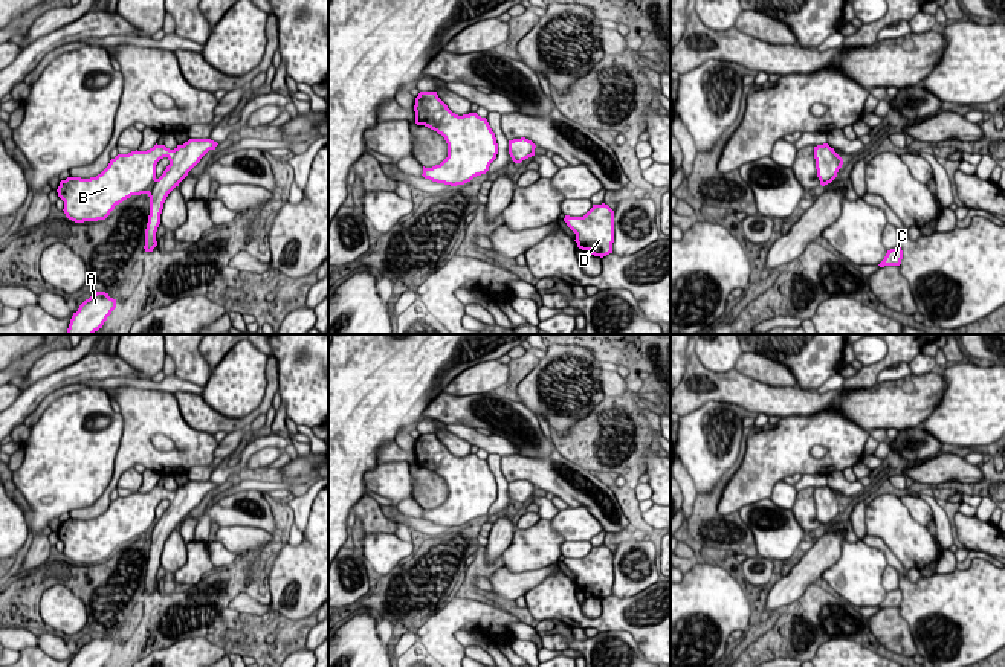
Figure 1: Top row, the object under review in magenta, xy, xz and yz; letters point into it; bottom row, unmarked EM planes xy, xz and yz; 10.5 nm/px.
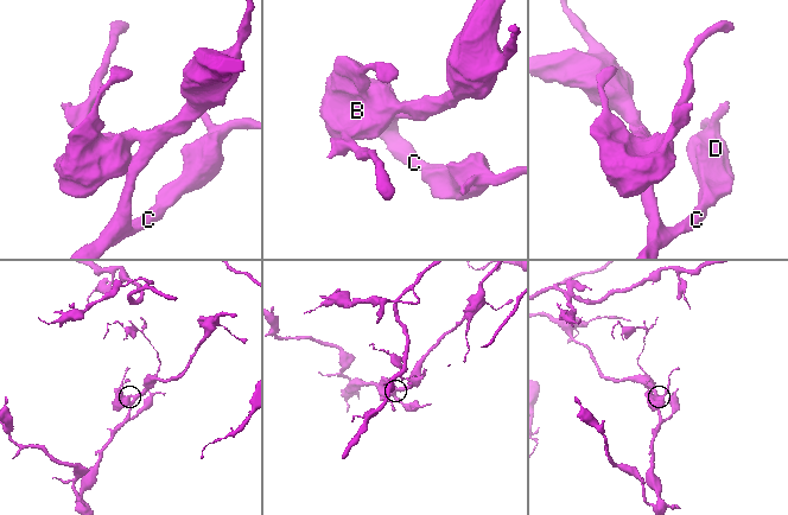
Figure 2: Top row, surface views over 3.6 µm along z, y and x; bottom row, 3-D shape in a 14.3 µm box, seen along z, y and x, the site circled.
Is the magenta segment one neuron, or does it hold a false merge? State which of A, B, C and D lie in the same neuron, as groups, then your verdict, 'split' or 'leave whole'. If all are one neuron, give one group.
A B C D | leave whole

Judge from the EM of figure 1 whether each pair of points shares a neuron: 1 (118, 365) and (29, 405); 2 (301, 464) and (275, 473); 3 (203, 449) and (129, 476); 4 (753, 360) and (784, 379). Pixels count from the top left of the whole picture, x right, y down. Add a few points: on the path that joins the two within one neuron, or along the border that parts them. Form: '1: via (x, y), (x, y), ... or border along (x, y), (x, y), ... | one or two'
1: via (95, 365), (51, 383) | one
2: via (295, 470), (281, 473) | one
3: border along (133, 466), (122, 473), (116, 487) | two
4: via (761, 368), (776, 374) | one

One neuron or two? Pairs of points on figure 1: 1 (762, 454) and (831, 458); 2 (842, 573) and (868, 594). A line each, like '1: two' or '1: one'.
1: one
2: one

